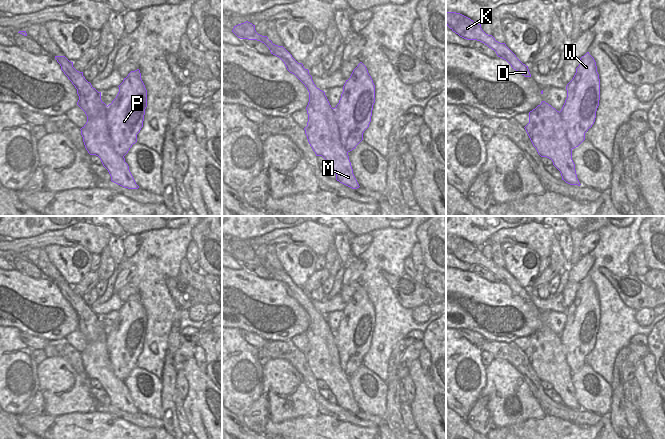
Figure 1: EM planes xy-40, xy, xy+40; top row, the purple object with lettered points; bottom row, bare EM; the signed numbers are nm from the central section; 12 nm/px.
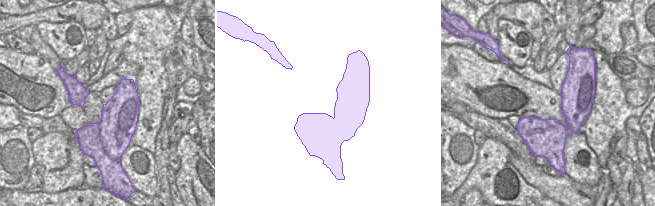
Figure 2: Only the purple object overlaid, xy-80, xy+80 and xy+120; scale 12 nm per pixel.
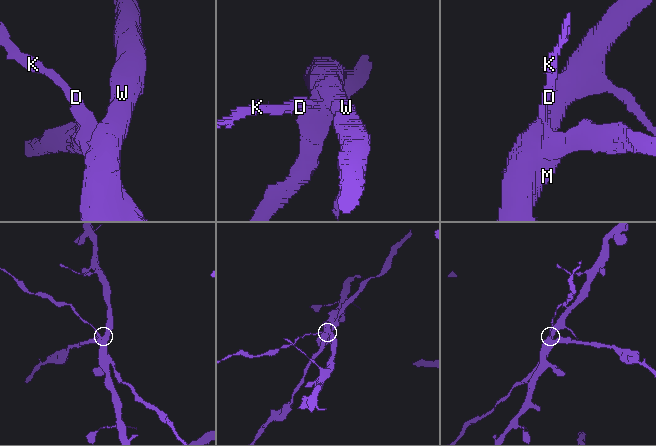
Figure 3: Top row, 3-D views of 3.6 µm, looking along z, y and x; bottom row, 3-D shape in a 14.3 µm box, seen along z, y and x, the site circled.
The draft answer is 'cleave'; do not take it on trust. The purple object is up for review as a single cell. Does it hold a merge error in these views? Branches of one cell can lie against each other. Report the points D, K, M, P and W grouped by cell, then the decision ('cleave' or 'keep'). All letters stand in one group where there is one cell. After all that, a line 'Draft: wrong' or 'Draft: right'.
D K M / P W | cleave
Draft: right

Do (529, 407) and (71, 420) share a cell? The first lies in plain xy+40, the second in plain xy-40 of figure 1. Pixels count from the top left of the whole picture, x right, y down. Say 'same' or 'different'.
different

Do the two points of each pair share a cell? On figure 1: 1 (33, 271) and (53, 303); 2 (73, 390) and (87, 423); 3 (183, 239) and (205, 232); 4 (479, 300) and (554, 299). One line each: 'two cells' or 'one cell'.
1: two cells
2: two cells
3: two cells
4: two cells

